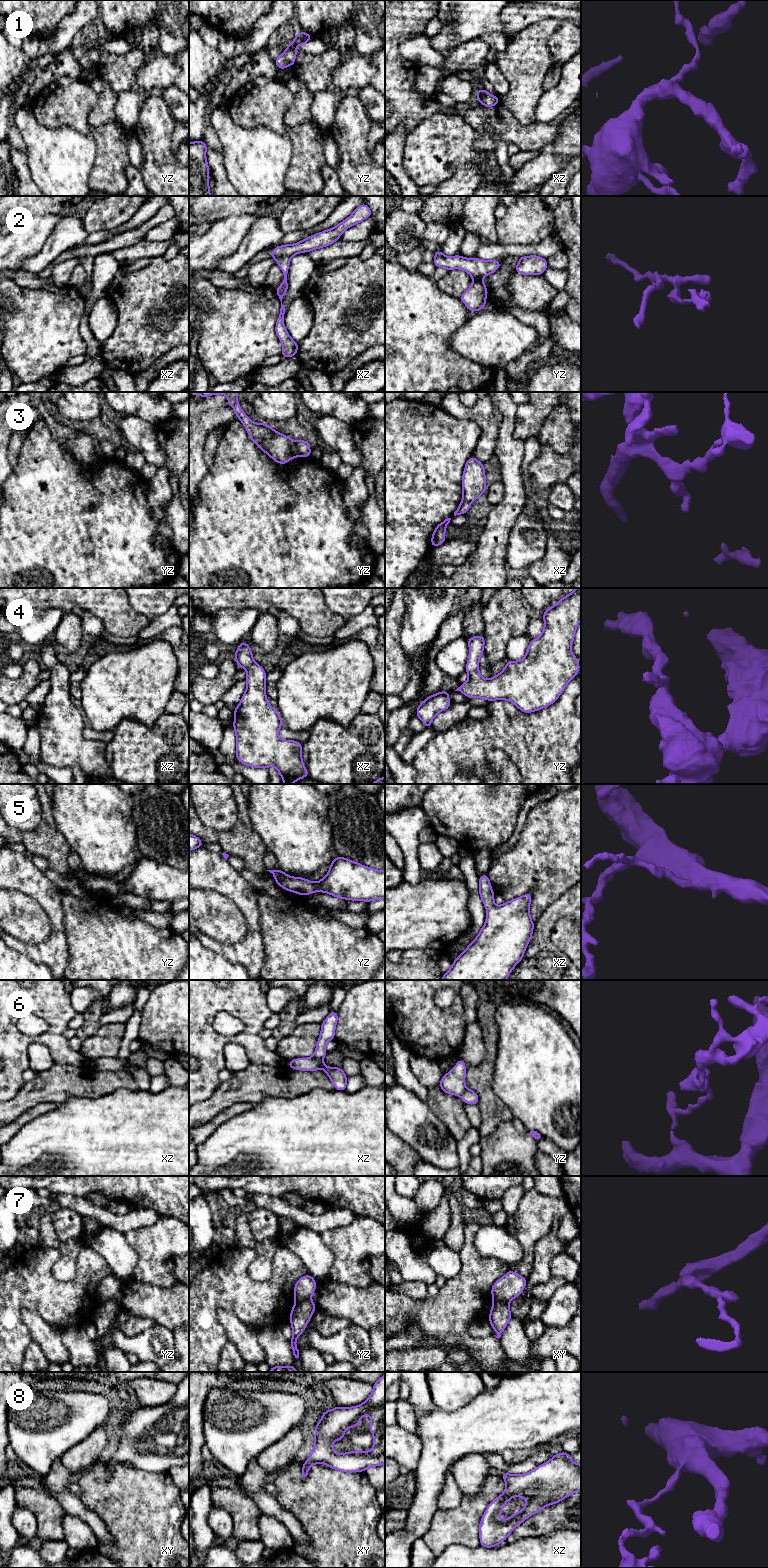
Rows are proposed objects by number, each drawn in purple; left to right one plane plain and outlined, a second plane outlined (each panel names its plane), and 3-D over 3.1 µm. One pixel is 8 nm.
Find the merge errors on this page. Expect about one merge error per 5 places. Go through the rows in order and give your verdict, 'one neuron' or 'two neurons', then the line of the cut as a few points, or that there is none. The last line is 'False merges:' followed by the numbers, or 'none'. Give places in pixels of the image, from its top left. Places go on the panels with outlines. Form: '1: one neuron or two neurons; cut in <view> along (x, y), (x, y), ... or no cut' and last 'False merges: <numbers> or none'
1: one neuron; no cut
2: one neuron; no cut
3: two neurons; cut in yz along (295, 441), (300, 455)
4: one neuron; no cut
5: one neuron; no cut
6: one neuron; no cut
7: two neurons; cut in yz along (310, 1297), (296, 1302)
8: one neuron; no cut
False merges: 3, 7

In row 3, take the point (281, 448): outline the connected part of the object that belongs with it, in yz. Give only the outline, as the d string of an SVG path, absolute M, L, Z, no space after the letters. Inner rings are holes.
M194 392L199 397L224 394L228 397L229 405L234 409L248 432L249 438L278 464L288 464L292 458L300 456L296 441L280 432L273 430L269 424L253 423L242 411L238 402L238 392Z

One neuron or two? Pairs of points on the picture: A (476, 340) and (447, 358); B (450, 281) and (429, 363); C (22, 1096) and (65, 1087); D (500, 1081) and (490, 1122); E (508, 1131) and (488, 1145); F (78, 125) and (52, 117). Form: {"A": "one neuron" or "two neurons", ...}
{"A": "two neurons", "B": "two neurons", "C": "one neuron", "D": "two neurons", "E": "one neuron", "F": "one neuron"}

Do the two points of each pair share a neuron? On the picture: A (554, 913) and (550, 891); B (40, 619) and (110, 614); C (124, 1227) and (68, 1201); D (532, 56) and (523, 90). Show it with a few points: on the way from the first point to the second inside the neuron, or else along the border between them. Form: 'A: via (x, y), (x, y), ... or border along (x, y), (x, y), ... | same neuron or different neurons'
A: border along (570, 888), (553, 901), (536, 920) | different neurons
B: border along (40, 608), (59, 608), (64, 613) | different neurons
C: via (110, 1219), (82, 1205) | same neuron
D: via (531, 64), (531, 75), (525, 82) | same neuron

